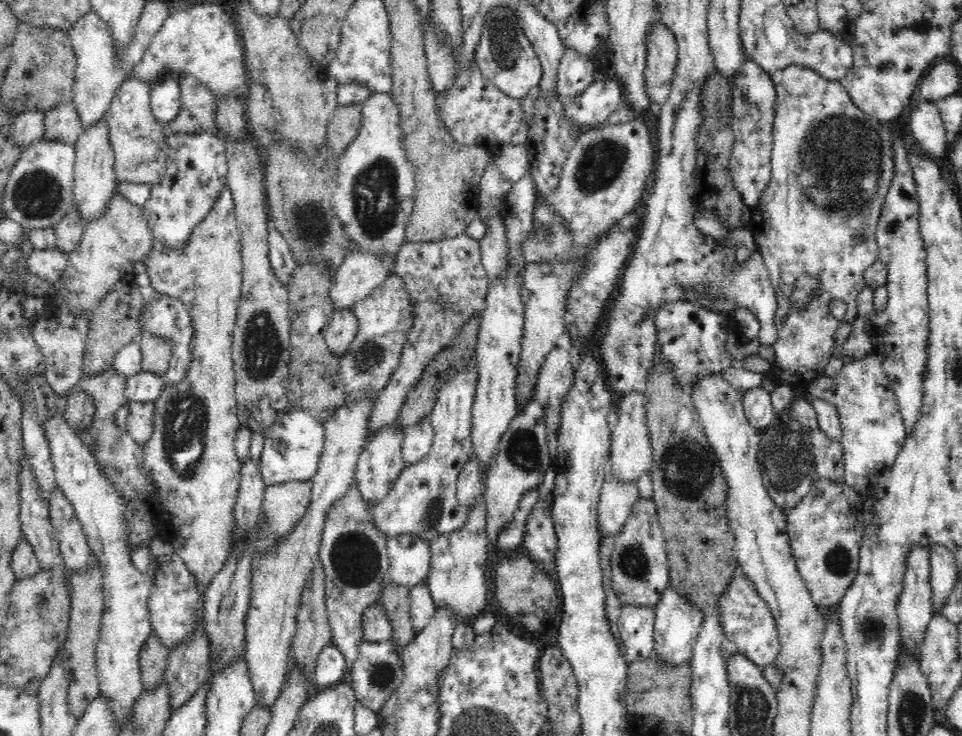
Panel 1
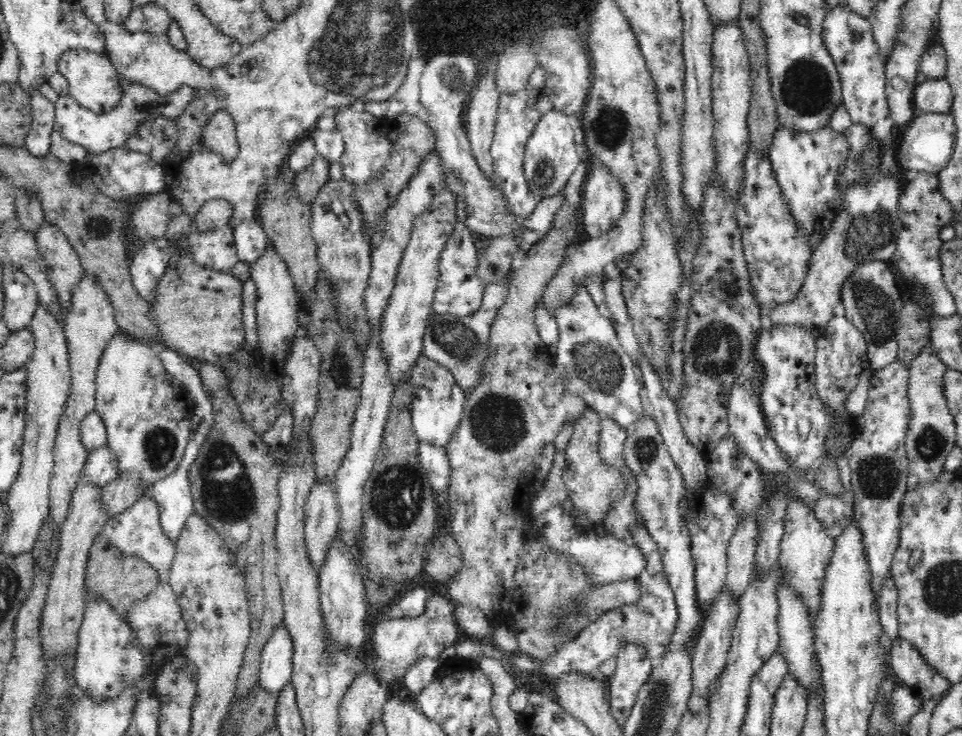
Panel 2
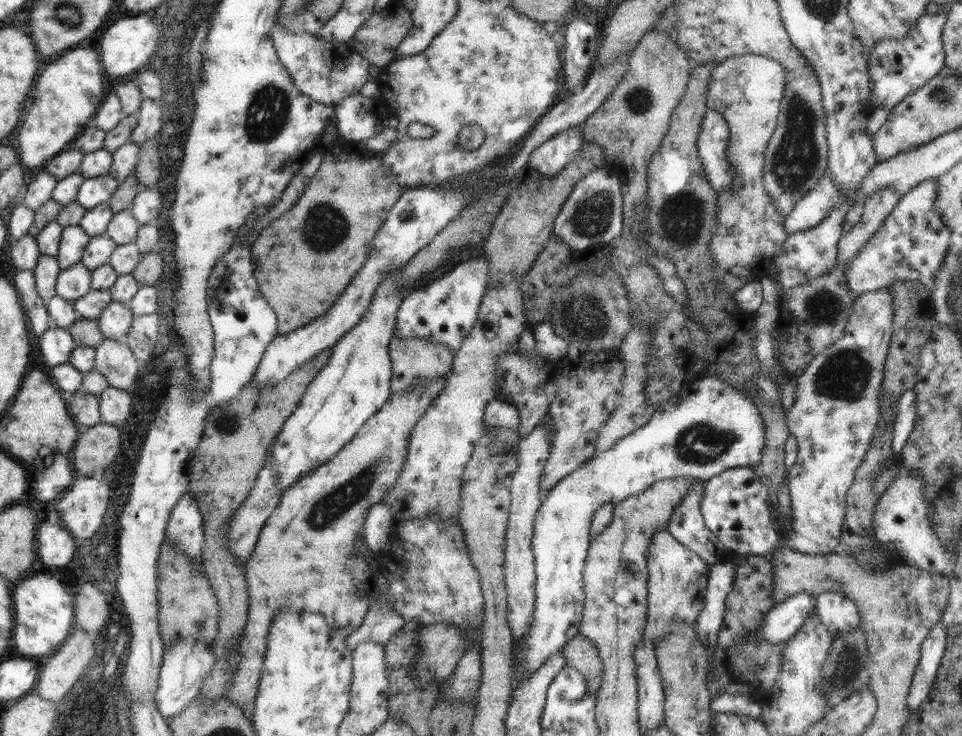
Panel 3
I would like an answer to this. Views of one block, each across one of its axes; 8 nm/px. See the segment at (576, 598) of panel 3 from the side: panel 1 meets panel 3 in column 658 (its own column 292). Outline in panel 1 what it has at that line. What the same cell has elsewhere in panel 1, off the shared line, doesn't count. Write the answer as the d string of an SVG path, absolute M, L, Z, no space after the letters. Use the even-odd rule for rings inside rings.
M290 406L267 428L264 436L259 469L267 486L291 481L312 481L318 472L320 456L324 450L325 428L320 417L307 410Z

